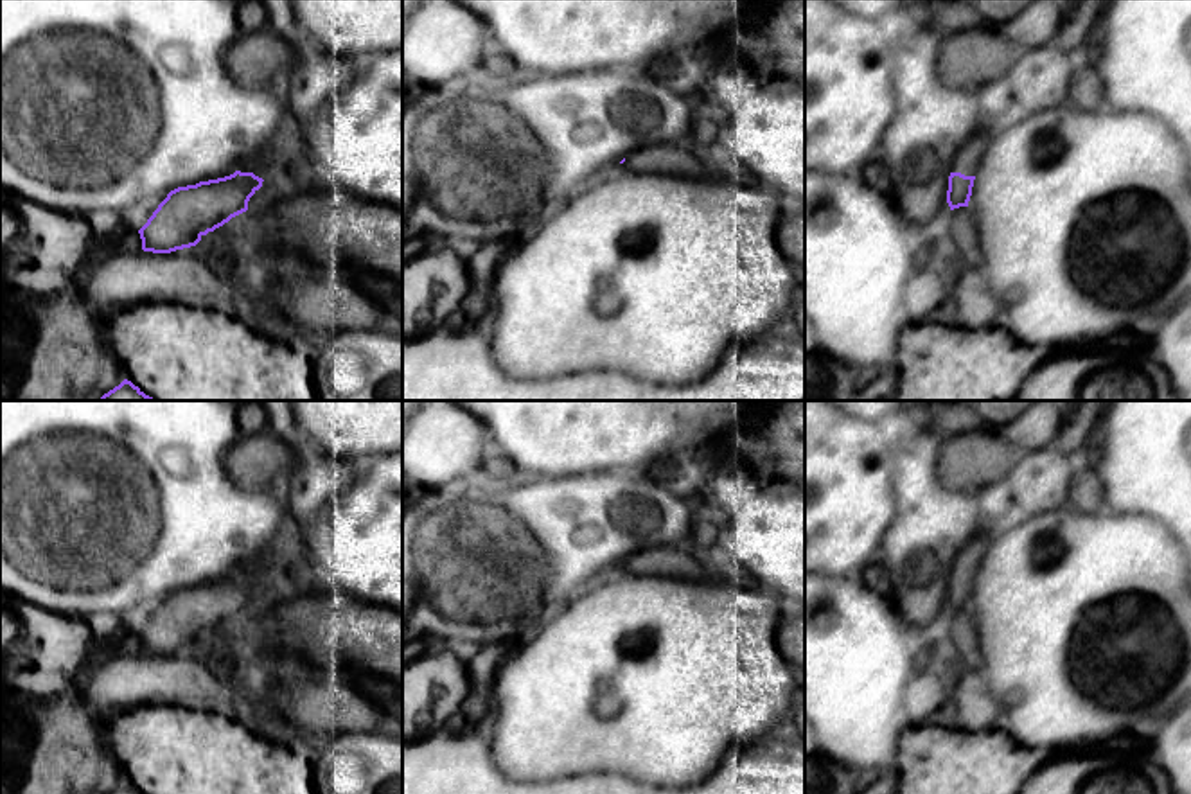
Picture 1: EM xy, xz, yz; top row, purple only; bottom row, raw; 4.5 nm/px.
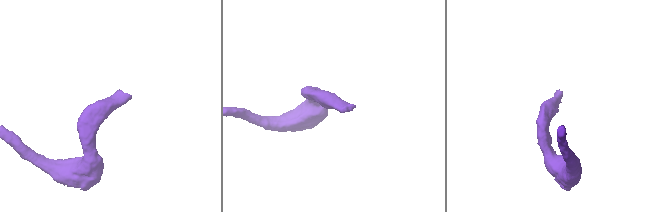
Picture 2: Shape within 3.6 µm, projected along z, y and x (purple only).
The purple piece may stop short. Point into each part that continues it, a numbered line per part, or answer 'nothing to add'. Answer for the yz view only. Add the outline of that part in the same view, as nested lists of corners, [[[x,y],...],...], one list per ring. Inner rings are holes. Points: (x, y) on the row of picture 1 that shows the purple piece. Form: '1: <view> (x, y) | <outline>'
1: yz (967, 160) | [[[988,120],[979,128],[970,138],[957,149],[950,172],[961,172],[965,176],[975,176],[981,158],[988,147],[988,142],[995,131],[997,124]]]

